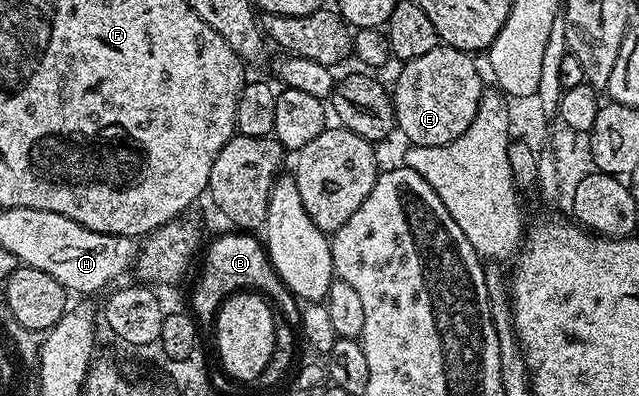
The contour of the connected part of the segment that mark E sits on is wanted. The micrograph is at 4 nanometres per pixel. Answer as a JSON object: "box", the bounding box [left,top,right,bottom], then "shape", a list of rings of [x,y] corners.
{"box":[391,44,485,148],"shape":[[[440,44],[418,58],[406,60],[392,83],[391,93],[394,102],[396,129],[409,140],[412,147],[424,148],[425,146],[447,145],[469,128],[470,122],[476,117],[477,106],[485,91],[479,70],[474,62],[476,60],[470,53],[465,53],[459,48]]]}

